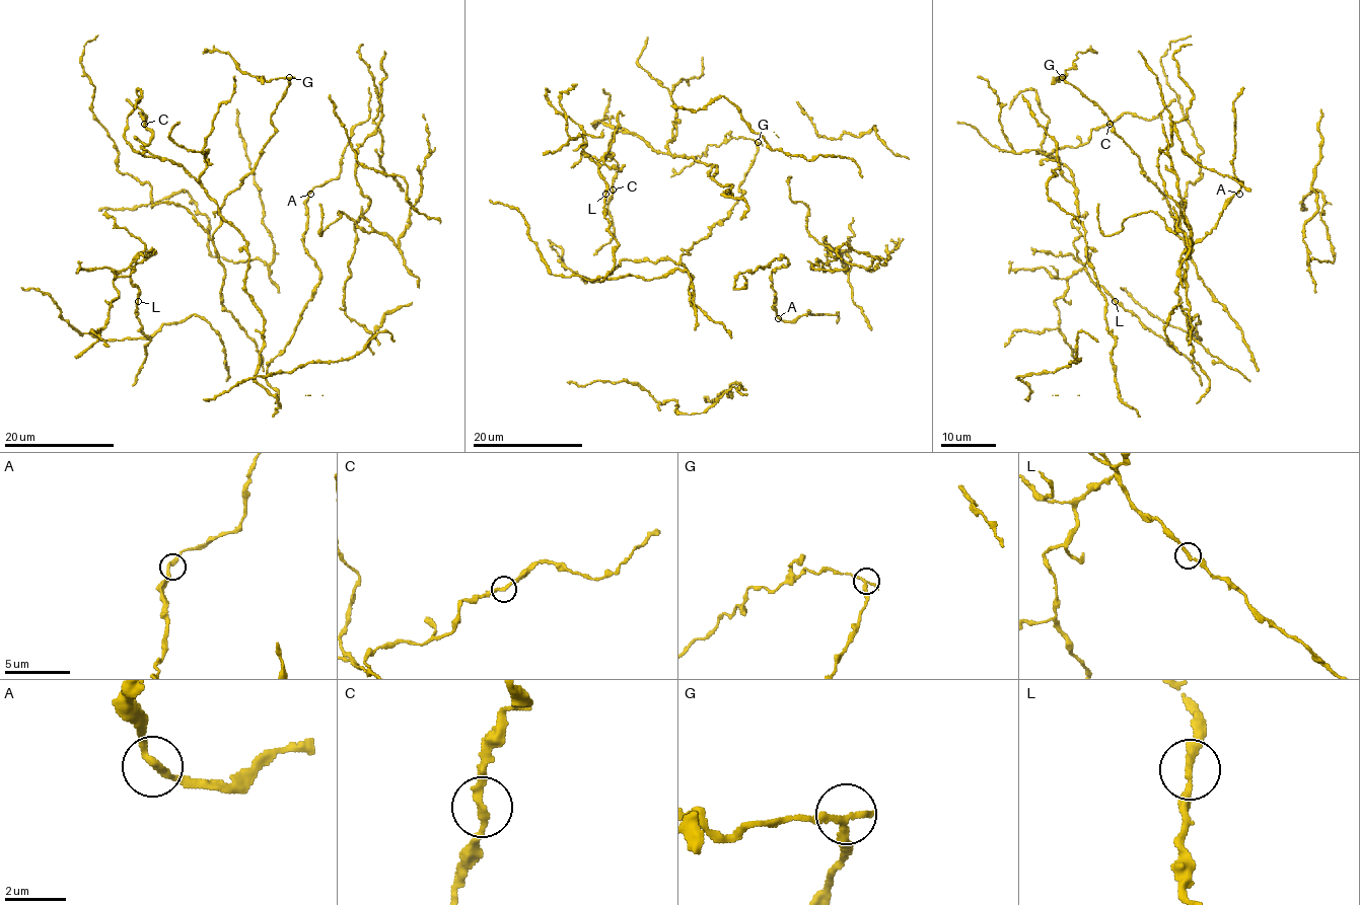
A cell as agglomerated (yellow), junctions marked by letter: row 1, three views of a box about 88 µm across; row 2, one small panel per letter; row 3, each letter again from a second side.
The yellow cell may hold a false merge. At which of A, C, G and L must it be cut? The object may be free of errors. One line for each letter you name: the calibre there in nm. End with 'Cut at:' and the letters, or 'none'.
Cut at: none

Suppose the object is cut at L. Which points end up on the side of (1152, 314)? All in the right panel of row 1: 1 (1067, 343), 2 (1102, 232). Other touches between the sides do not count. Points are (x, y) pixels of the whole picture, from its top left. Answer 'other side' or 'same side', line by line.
1: other side
2: same side

